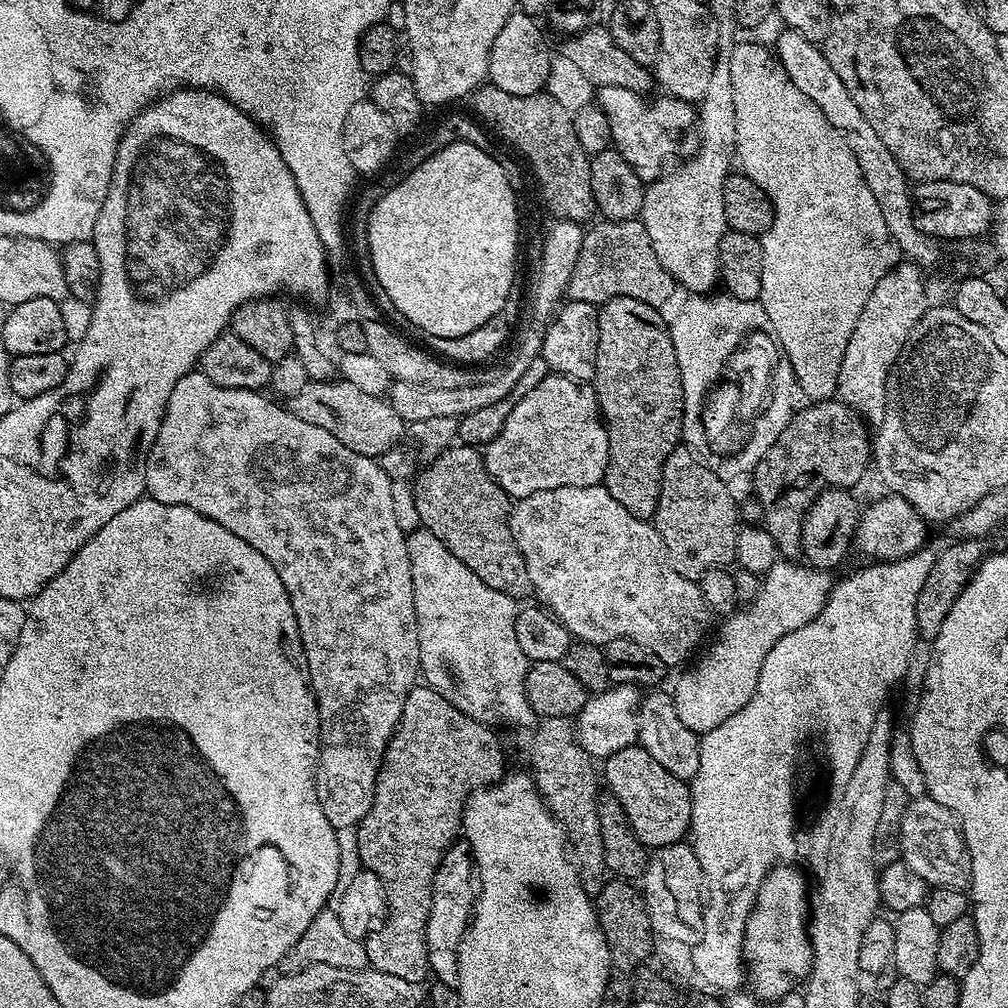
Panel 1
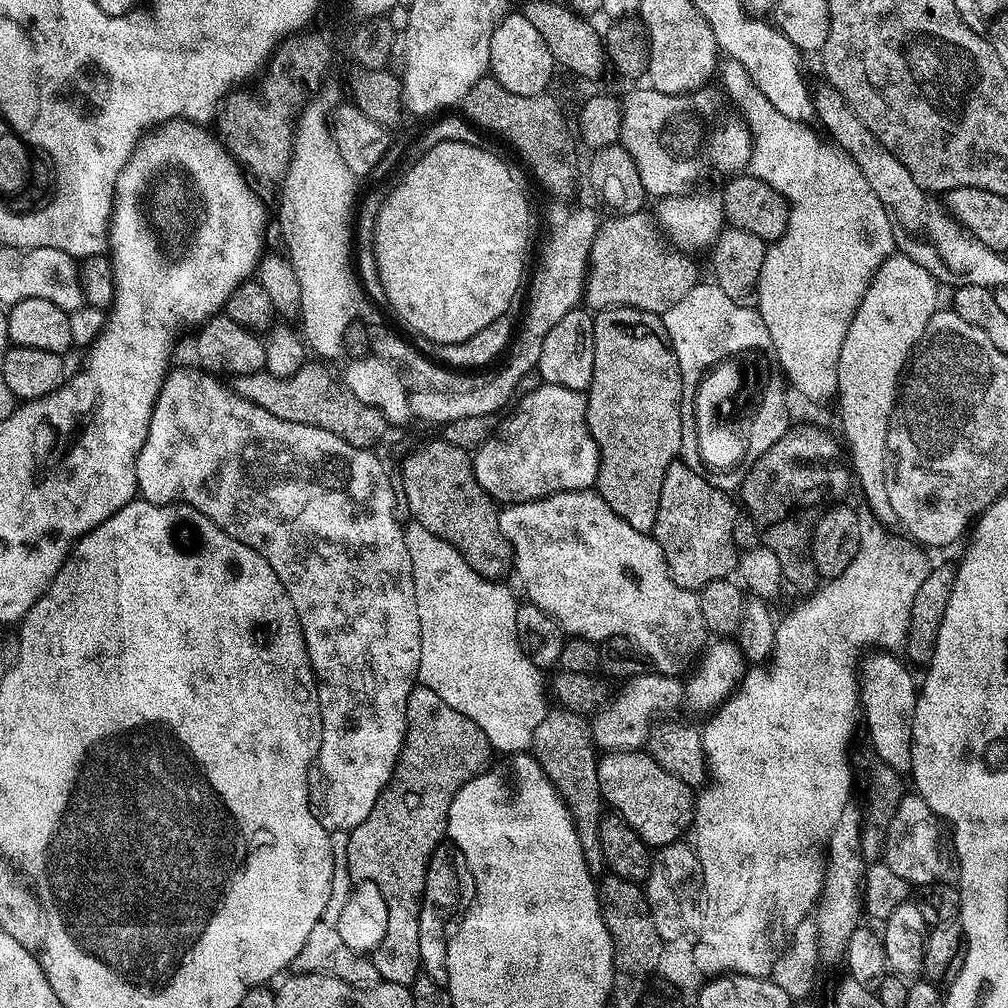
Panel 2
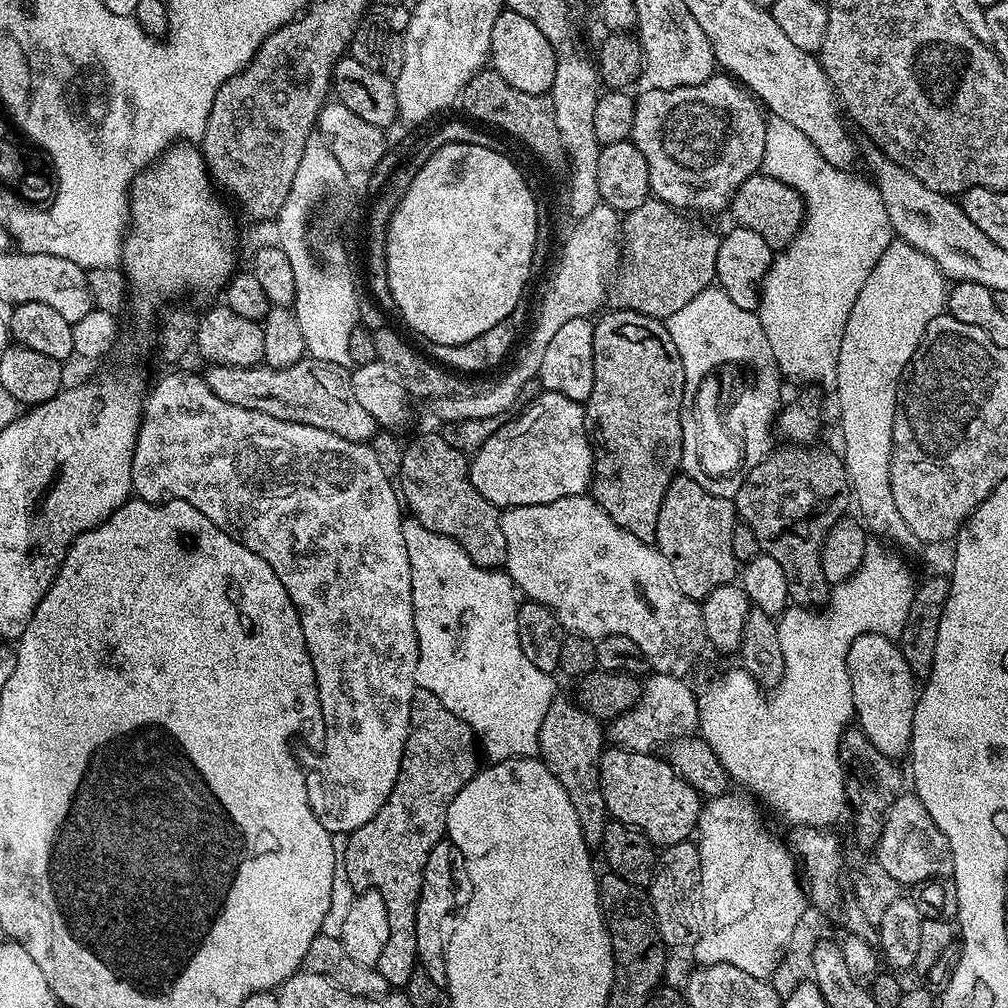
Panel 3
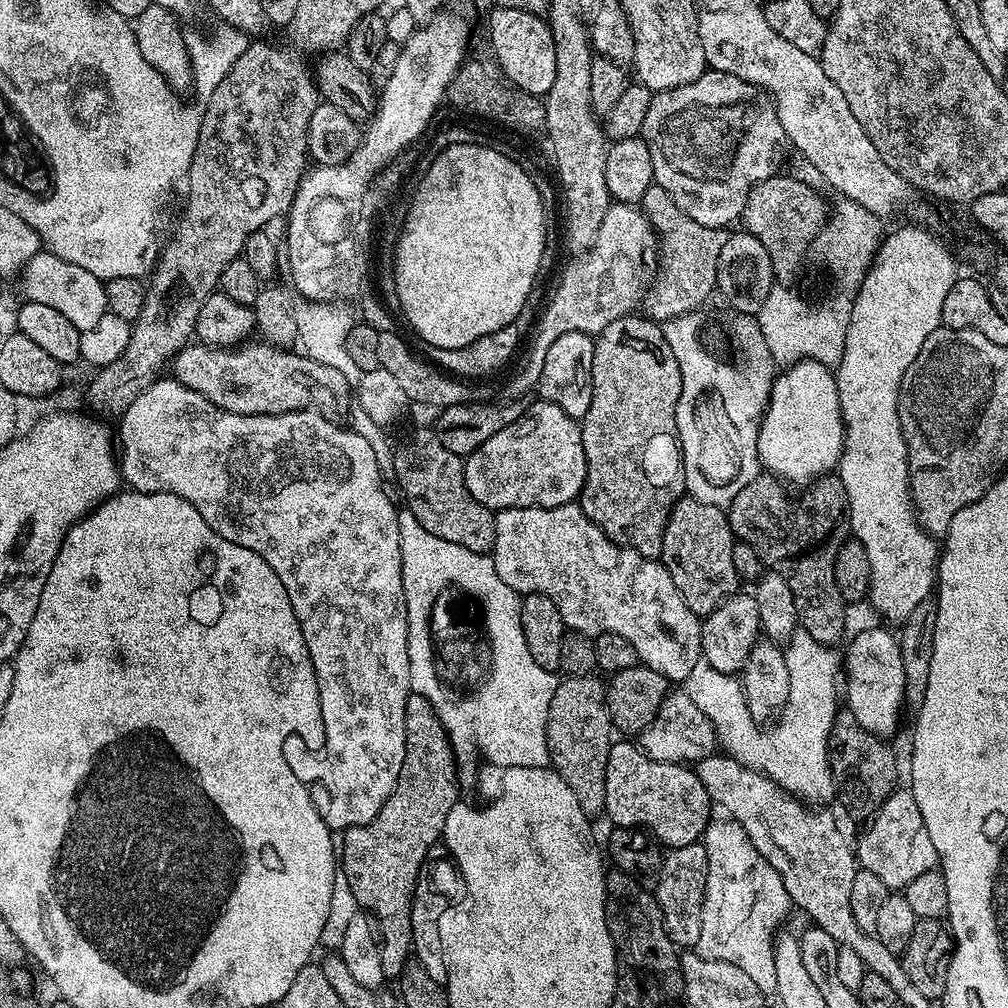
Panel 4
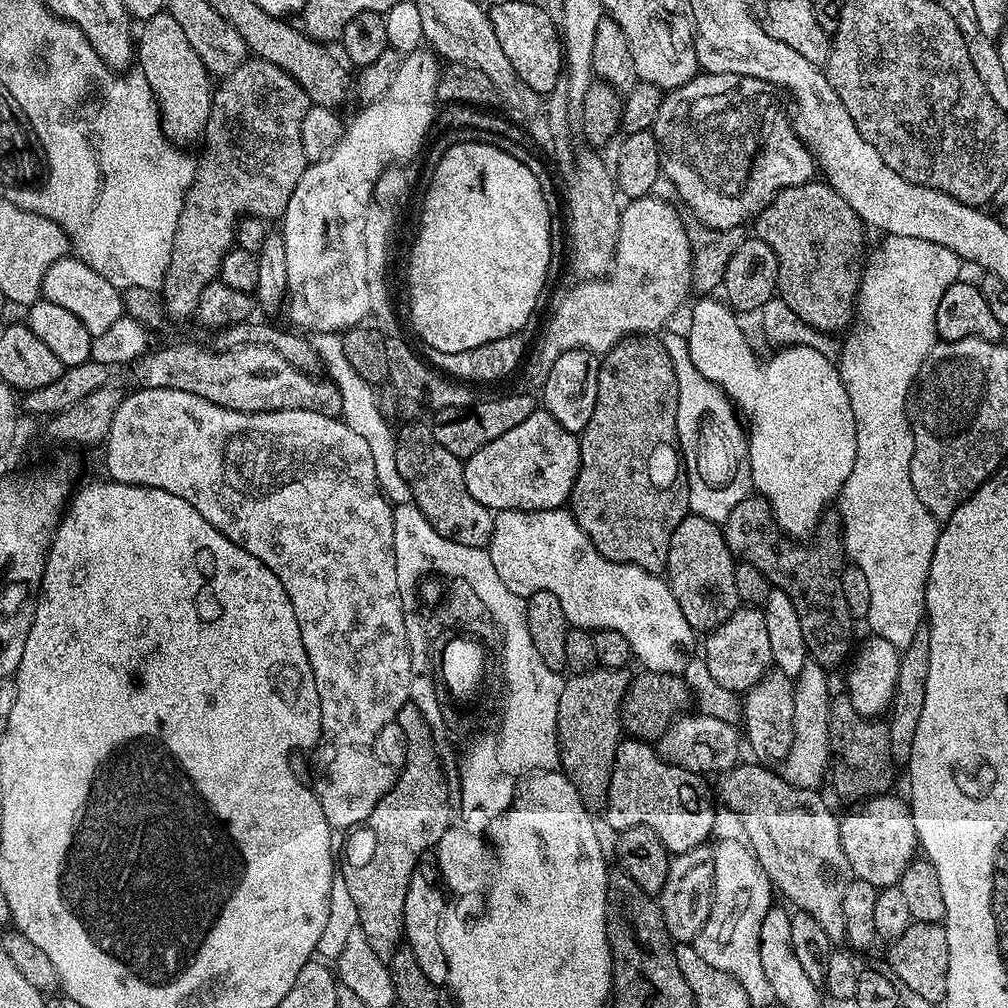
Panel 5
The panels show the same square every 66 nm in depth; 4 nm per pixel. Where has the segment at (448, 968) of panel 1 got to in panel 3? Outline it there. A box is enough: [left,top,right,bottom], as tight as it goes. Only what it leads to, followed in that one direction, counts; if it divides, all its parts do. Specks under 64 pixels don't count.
[416,838,471,985]

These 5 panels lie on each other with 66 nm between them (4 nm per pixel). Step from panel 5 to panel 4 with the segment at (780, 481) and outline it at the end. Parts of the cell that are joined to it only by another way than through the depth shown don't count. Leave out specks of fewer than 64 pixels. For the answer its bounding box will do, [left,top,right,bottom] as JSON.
[760,360,844,485]

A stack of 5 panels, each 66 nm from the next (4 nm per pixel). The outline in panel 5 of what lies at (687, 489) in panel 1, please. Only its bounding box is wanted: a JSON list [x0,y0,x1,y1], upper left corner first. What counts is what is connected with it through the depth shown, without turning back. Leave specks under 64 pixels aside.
[666,514,741,632]

